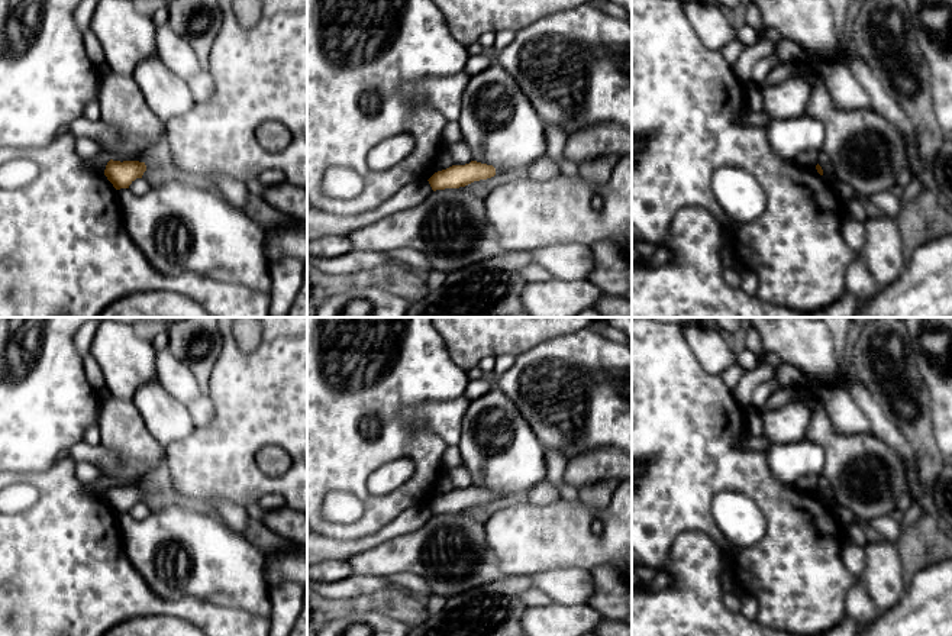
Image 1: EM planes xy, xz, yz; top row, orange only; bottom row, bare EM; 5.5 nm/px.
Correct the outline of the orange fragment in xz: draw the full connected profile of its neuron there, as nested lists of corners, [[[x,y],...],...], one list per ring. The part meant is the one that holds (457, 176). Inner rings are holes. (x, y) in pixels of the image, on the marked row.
[[[471,161],[465,165],[452,165],[435,172],[427,181],[433,191],[465,187],[474,181],[487,180],[496,175],[493,165]]]

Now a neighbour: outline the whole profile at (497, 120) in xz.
[[[496,62],[468,81],[462,94],[459,126],[462,141],[472,149],[474,161],[493,165],[496,175],[523,175],[535,161],[546,155],[543,120],[516,80]]]

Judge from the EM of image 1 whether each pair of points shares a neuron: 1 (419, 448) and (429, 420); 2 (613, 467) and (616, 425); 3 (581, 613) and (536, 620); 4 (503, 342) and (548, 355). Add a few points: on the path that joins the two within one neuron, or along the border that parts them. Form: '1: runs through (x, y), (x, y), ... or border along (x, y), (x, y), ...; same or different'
1: border along (403, 412), (409, 426), (429, 429), (447, 446); different
2: border along (616, 446), (597, 446), (581, 454); different
3: runs through (570, 620), (548, 620); same
4: border along (560, 333), (532, 345), (516, 357); different

